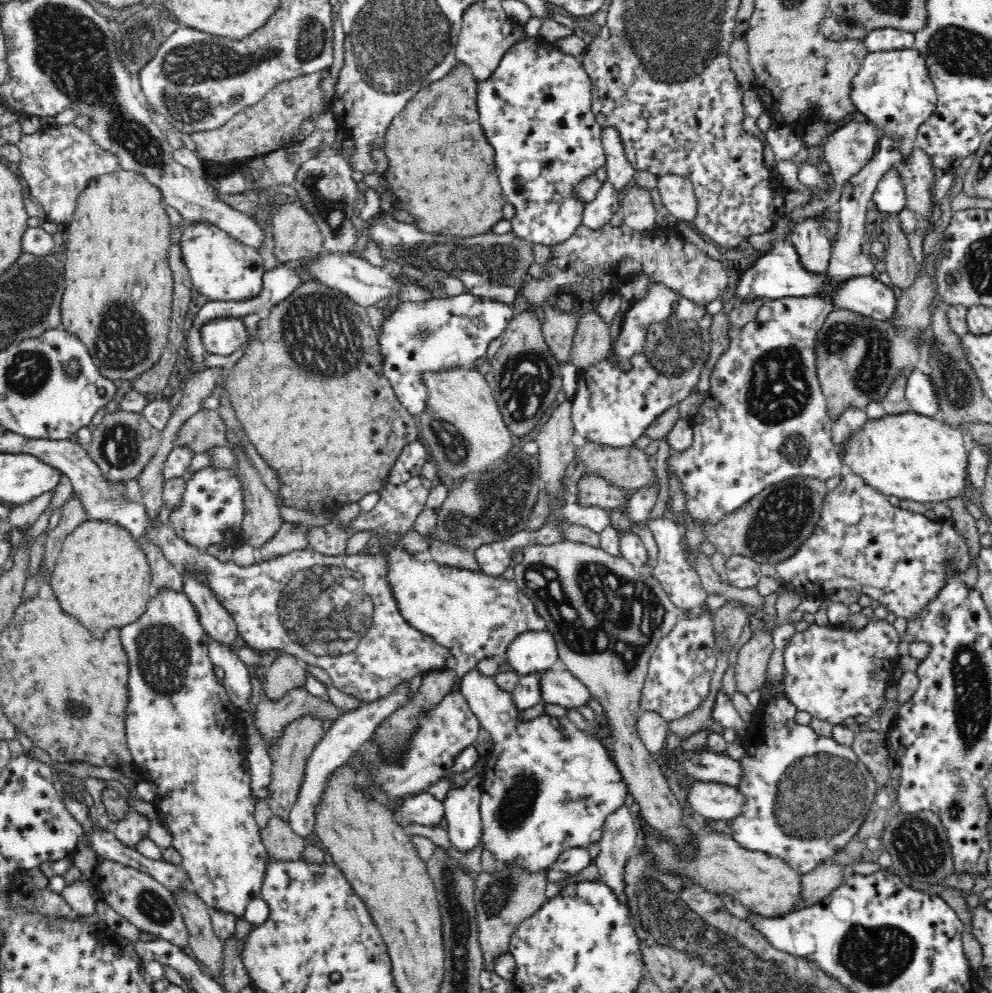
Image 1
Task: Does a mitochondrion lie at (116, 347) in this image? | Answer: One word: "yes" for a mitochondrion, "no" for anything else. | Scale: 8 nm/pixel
yes

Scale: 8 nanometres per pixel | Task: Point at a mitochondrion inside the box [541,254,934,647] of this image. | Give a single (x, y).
(779, 389)

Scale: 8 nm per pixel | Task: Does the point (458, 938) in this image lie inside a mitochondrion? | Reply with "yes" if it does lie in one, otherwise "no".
yes

